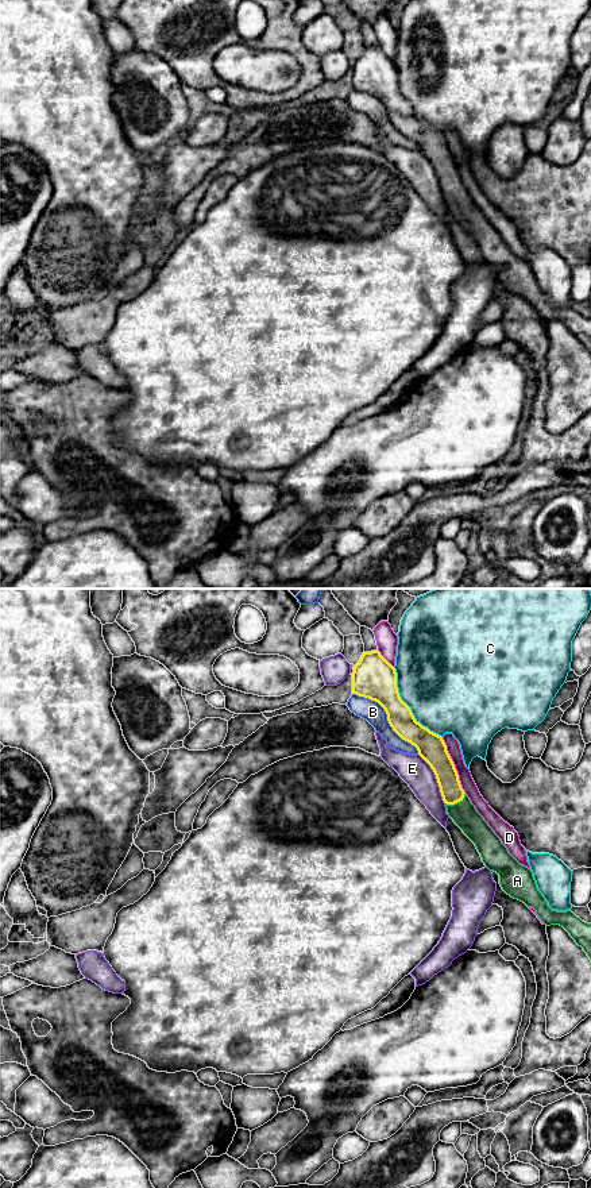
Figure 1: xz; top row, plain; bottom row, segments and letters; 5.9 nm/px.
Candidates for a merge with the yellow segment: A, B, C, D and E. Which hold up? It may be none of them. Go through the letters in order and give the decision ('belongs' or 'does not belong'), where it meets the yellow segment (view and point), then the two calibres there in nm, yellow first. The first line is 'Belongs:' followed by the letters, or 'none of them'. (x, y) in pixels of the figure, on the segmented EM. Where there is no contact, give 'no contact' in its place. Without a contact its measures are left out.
Belongs: A
A: belongs; meets yellow in xz at (456, 802); 130 nm thick on the yellow side, 150 nm on the other
B: does not belong; meets yellow in xz at (387, 717); 260 nm thick on the yellow side, 120 nm on the other
C: does not belong; meets yellow in xz at (408, 706); 240 nm thick on the yellow side, 500 nm on the other
D: does not belong; meets yellow in xz at (454, 766); 170 nm thick on the yellow side, 80 nm on the other
E: does not belong; meets yellow in xz at (436, 778); 170 nm thick on the yellow side, 170 nm on the other

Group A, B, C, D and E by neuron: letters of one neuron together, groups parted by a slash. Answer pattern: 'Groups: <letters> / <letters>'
Groups: A / B / C / D / E

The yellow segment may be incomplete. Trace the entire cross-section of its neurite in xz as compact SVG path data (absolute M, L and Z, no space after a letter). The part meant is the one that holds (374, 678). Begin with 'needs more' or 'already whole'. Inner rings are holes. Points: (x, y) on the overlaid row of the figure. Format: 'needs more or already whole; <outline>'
needs more; M378 649L363 652L355 664L352 694L378 702L385 709L393 730L414 745L430 765L449 818L475 844L484 865L499 875L502 890L533 907L546 926L563 926L591 960L591 923L582 921L571 910L556 911L548 906L537 888L533 872L509 853L461 788L443 737L417 722L410 707L401 699L395 668Z

